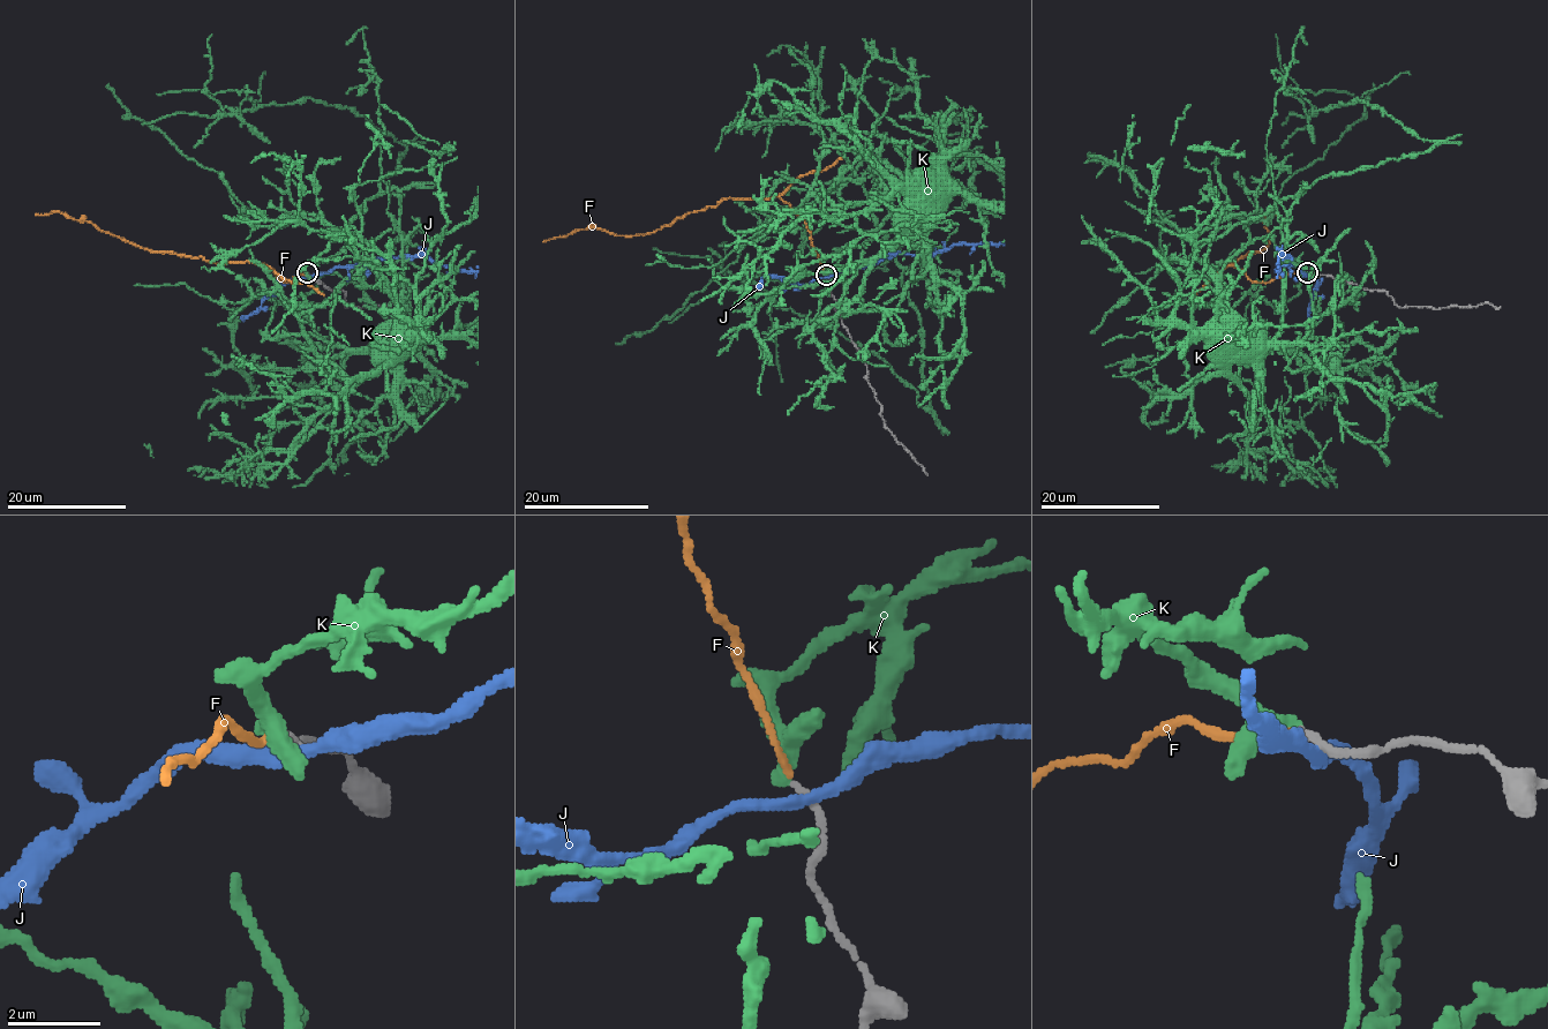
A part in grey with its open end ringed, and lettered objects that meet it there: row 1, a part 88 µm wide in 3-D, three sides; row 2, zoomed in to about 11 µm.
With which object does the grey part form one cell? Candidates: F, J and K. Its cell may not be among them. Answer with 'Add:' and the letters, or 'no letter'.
Add: F

